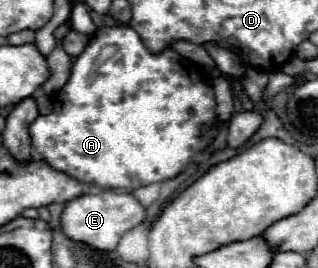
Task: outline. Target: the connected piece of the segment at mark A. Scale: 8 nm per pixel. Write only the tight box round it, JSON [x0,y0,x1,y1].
[30,25,216,191]

